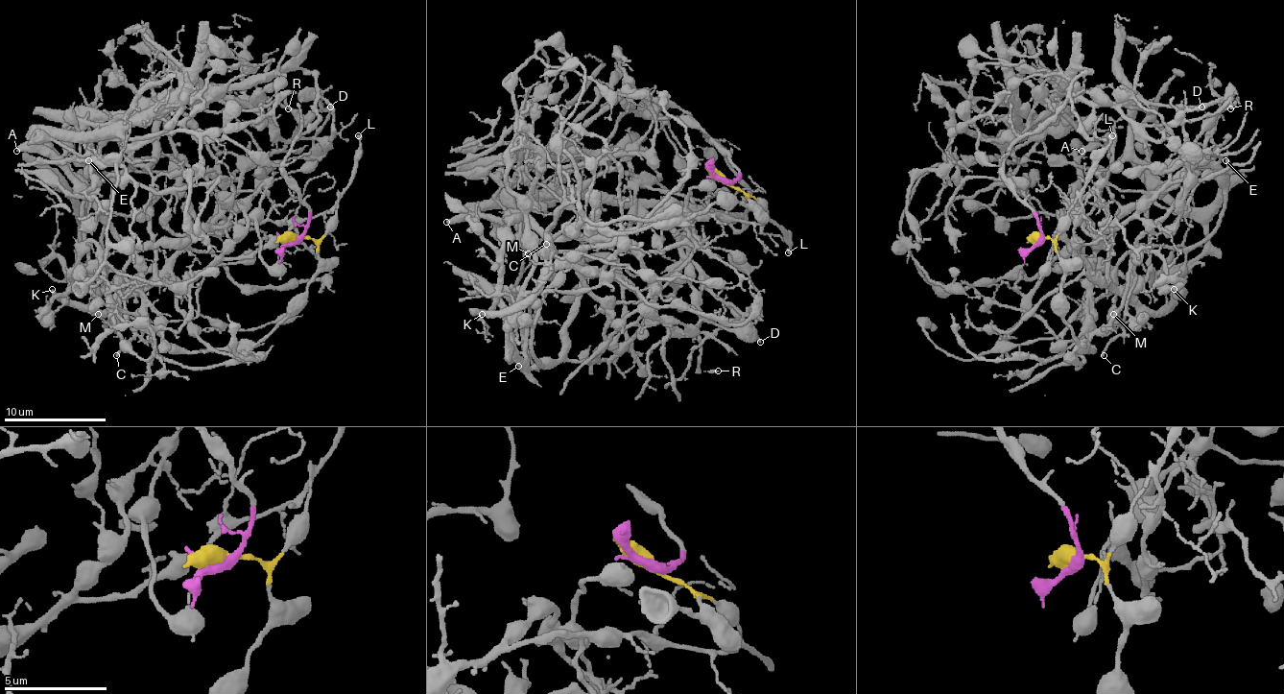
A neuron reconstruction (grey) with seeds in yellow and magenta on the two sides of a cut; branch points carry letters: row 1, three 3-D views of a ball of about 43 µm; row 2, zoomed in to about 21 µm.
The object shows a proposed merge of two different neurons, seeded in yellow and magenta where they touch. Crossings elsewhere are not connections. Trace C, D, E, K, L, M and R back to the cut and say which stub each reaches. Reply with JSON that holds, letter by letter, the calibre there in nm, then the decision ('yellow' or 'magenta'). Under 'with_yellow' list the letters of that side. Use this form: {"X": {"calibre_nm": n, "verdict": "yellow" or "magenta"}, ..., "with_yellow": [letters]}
{"C": {"calibre_nm": 160, "verdict": "yellow"}, "D": {"calibre_nm": 220, "verdict": "magenta"}, "E": {"calibre_nm": 220, "verdict": "magenta"}, "K": {"calibre_nm": 320, "verdict": "yellow"}, "L": {"calibre_nm": 240, "verdict": "yellow"}, "M": {"calibre_nm": 100, "verdict": "yellow"}, "R": {"calibre_nm": 190, "verdict": "magenta"}, "with_yellow": ["C", "K", "L", "M"]}

